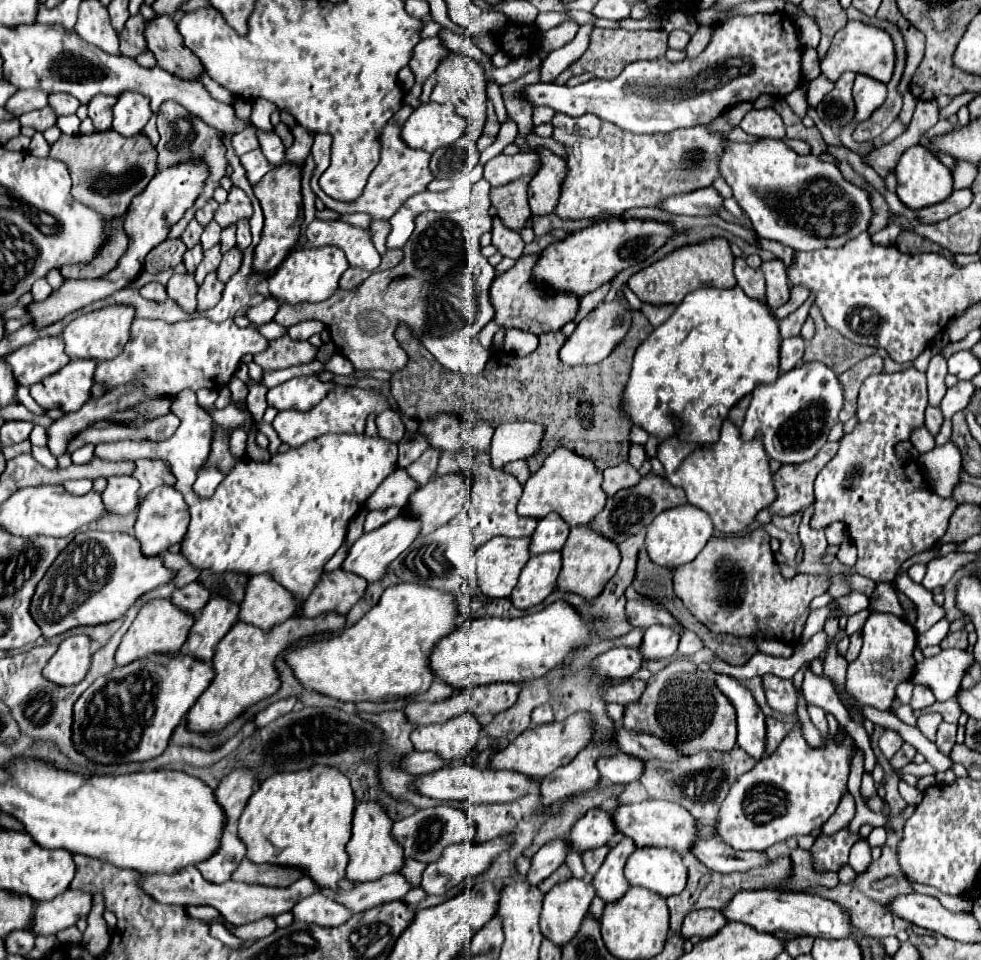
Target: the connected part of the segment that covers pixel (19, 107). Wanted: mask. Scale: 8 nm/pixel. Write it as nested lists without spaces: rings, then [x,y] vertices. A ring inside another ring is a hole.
[[[17,90],[17,94],[13,94],[5,104],[7,112],[13,116],[21,116],[43,106],[47,106],[47,94],[43,94],[43,90]]]

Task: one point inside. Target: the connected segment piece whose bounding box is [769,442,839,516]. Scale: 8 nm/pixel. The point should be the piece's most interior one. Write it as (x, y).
(794, 482)

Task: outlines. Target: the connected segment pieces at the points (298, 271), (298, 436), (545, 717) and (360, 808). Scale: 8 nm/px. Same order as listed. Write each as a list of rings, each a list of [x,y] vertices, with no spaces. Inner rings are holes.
[[[301,238],[299,244],[295,244],[289,250],[285,260],[271,274],[269,294],[283,300],[283,302],[289,302],[289,304],[321,302],[321,300],[327,300],[339,288],[339,278],[347,268],[349,268],[347,258],[339,246],[333,246],[333,244],[307,246],[305,238]]]
[[[335,384],[333,390],[327,392],[327,396],[311,410],[297,412],[297,410],[285,410],[279,412],[273,420],[273,428],[279,434],[279,438],[289,444],[291,448],[299,448],[305,442],[319,438],[323,434],[363,434],[365,422],[369,414],[381,414],[389,410],[389,400],[381,390],[367,390],[359,386],[339,386]]]
[[[540,706],[533,710],[531,720],[537,725],[546,724],[554,721],[554,715],[551,707]]]
[[[361,800],[355,808],[353,816],[353,836],[347,844],[349,852],[349,866],[347,866],[347,880],[353,882],[369,882],[379,880],[383,874],[399,872],[403,866],[403,848],[391,834],[393,820],[387,816],[385,808],[373,800]]]

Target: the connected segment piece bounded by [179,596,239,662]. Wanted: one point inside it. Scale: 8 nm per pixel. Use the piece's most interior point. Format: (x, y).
(215, 620)

